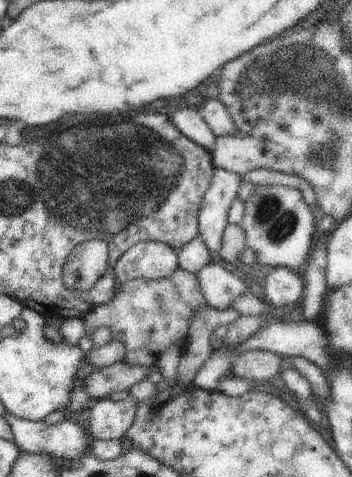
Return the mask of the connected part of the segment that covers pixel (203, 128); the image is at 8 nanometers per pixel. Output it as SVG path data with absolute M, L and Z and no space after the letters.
M184 107L176 111L173 118L170 120L174 126L193 140L196 144L203 146L209 152L215 150L216 135L210 130L210 127L203 121L201 112L197 108Z

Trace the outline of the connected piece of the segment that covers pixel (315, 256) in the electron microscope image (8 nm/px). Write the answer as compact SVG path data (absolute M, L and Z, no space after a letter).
M335 228L328 230L329 232L320 235L312 247L311 258L308 260L308 266L304 268L305 290L303 299L300 304L300 312L306 320L315 319L321 308L322 298L329 290L326 279L325 270L327 265L327 250L325 242L329 234Z

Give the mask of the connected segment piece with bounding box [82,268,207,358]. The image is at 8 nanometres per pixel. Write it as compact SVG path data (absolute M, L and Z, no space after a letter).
M178 268L172 276L159 281L134 279L116 287L110 302L89 310L82 318L89 336L106 326L111 330L111 340L122 343L126 351L146 348L159 358L166 348L175 343L185 350L190 320L196 310L206 304L197 274Z

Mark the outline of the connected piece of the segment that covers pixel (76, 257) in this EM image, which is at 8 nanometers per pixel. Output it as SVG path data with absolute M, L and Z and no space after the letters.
M92 239L77 244L66 257L61 272L64 284L77 293L89 291L109 267L109 250L106 242Z

